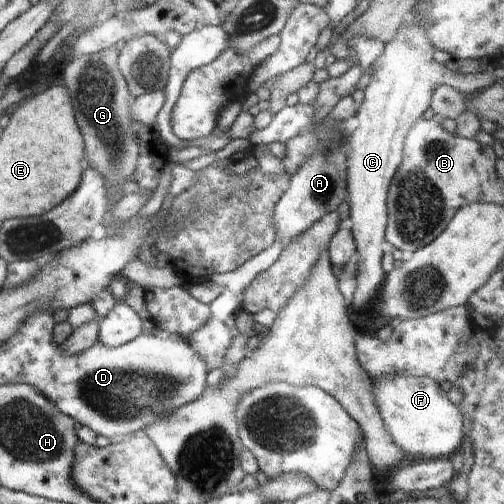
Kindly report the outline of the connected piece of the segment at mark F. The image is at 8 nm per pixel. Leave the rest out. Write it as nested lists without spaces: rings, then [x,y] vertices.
[[[372,375],[370,390],[394,444],[410,458],[440,459],[452,457],[461,447],[463,418],[440,385],[427,376]]]

